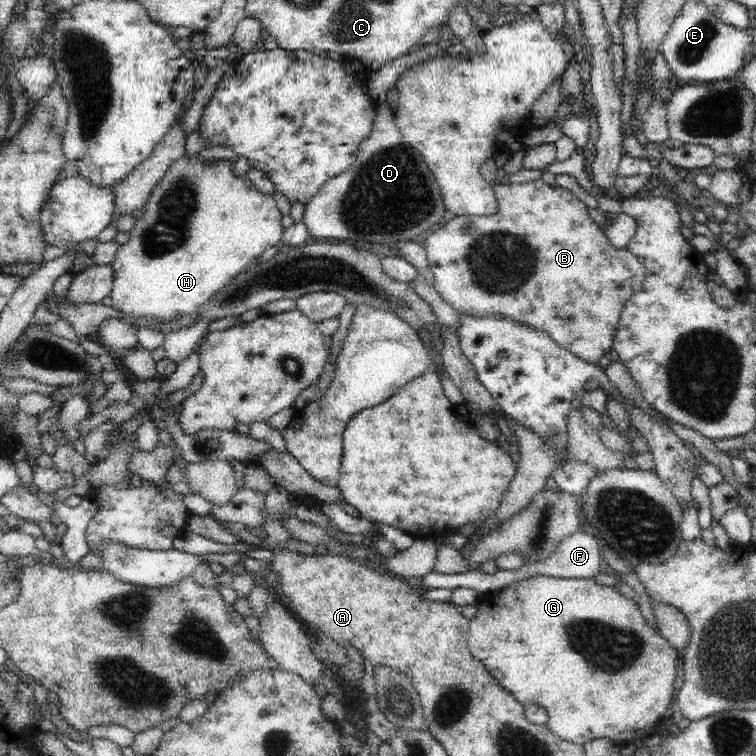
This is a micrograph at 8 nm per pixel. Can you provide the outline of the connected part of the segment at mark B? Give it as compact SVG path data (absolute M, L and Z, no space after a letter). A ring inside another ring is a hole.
M500 179L494 186L492 193L498 202L496 213L483 217L456 216L451 221L446 222L443 227L427 236L423 246L428 255L430 269L432 269L434 275L435 289L441 298L457 311L474 316L506 315L512 317L514 321L526 323L548 333L552 340L556 341L556 344L568 349L568 352L572 352L577 358L588 363L597 364L605 352L612 350L613 334L620 320L620 313L624 308L624 303L642 288L643 282L646 280L647 270L644 263L627 248L624 250L612 248L607 243L604 231L599 229L598 224L594 223L588 216L589 208L587 207L589 205L584 206L576 197L572 197L566 189L562 189L560 186L557 189L552 189L547 184L544 184L542 179L519 185L510 184L504 179Z

